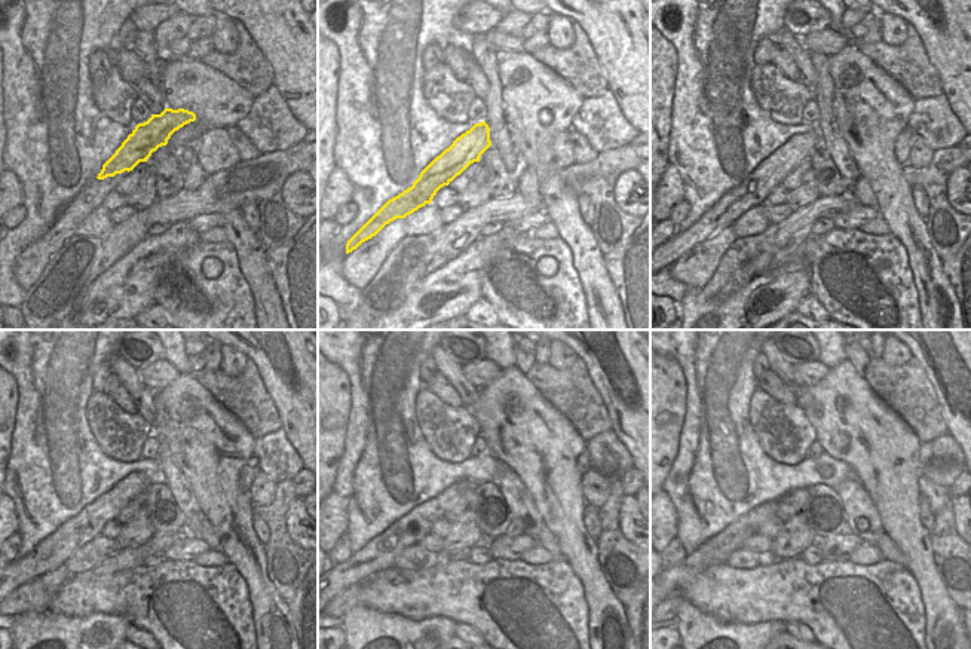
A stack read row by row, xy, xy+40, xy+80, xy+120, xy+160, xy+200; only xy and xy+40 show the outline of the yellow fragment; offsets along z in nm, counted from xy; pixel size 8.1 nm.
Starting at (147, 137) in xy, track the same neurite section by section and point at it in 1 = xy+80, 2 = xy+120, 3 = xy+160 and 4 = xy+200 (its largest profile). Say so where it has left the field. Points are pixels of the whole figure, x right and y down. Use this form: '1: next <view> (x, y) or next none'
1: next xy+80 (772, 171)
2: next xy+120 (52, 551)
3: next xy+160 (382, 551)
4: next xy+200 (717, 548)

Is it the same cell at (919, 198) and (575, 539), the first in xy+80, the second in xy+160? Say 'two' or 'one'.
two

